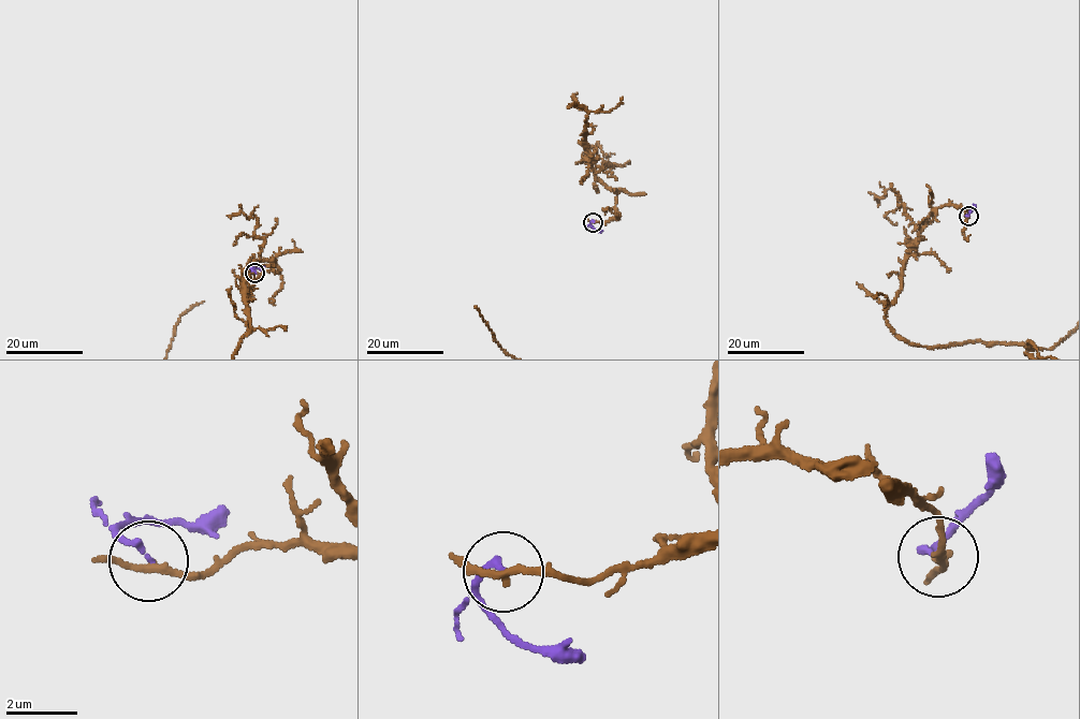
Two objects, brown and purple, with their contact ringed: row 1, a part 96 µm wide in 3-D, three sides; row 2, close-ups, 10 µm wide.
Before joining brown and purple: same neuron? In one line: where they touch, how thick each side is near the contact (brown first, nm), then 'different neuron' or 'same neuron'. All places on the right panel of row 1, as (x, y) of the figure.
(968, 216) | 180/160 nm | different neuron

